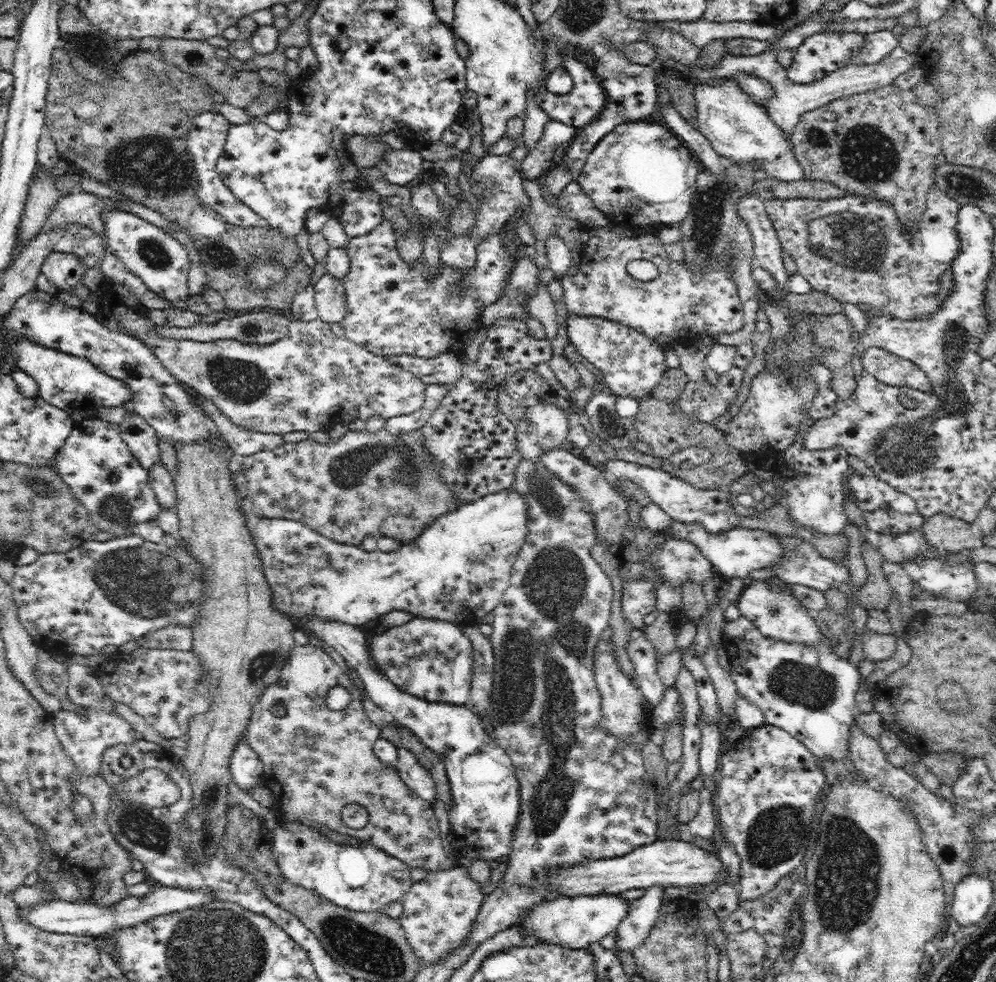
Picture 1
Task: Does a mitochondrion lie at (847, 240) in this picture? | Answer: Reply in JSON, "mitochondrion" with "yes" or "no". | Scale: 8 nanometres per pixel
{"mitochondrion":"yes"}

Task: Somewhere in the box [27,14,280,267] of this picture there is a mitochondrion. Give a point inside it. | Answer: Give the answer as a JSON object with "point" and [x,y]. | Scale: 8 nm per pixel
{"point":[154,164]}

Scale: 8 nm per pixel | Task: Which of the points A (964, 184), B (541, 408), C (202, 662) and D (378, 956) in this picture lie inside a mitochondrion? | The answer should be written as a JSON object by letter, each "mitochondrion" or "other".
{"A":"mitochondrion","B":"other","C":"other","D":"mitochondrion"}

